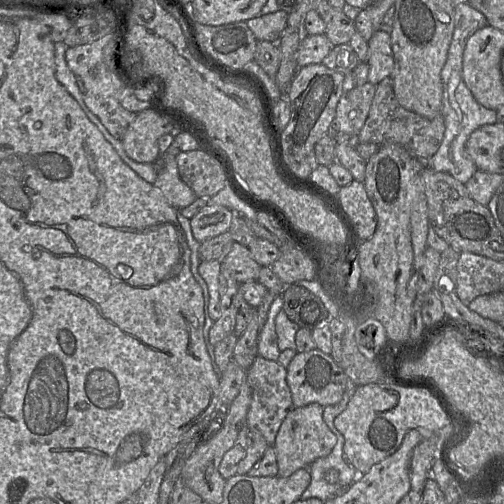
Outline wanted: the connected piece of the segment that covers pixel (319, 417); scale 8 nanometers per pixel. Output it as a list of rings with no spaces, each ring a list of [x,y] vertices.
[[[311,403],[303,407],[295,407],[287,414],[274,444],[279,476],[288,477],[301,468],[309,468],[314,461],[331,453],[337,437],[324,422],[323,411],[323,406]]]

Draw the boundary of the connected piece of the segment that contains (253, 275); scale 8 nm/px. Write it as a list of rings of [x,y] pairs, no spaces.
[[[238,242],[232,244],[229,253],[221,261],[221,269],[227,269],[239,284],[258,281],[261,267],[248,247]]]

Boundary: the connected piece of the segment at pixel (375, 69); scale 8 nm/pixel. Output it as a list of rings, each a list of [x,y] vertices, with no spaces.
[[[381,29],[374,31],[367,42],[368,82],[377,85],[383,79],[390,77],[394,68],[390,34]]]

